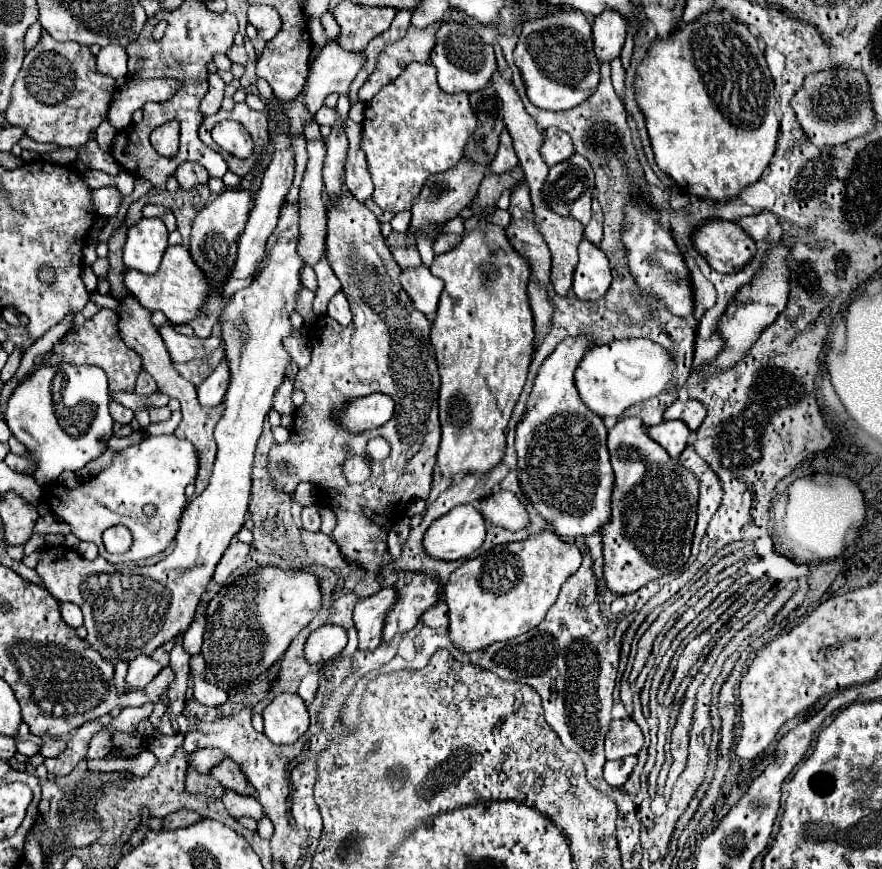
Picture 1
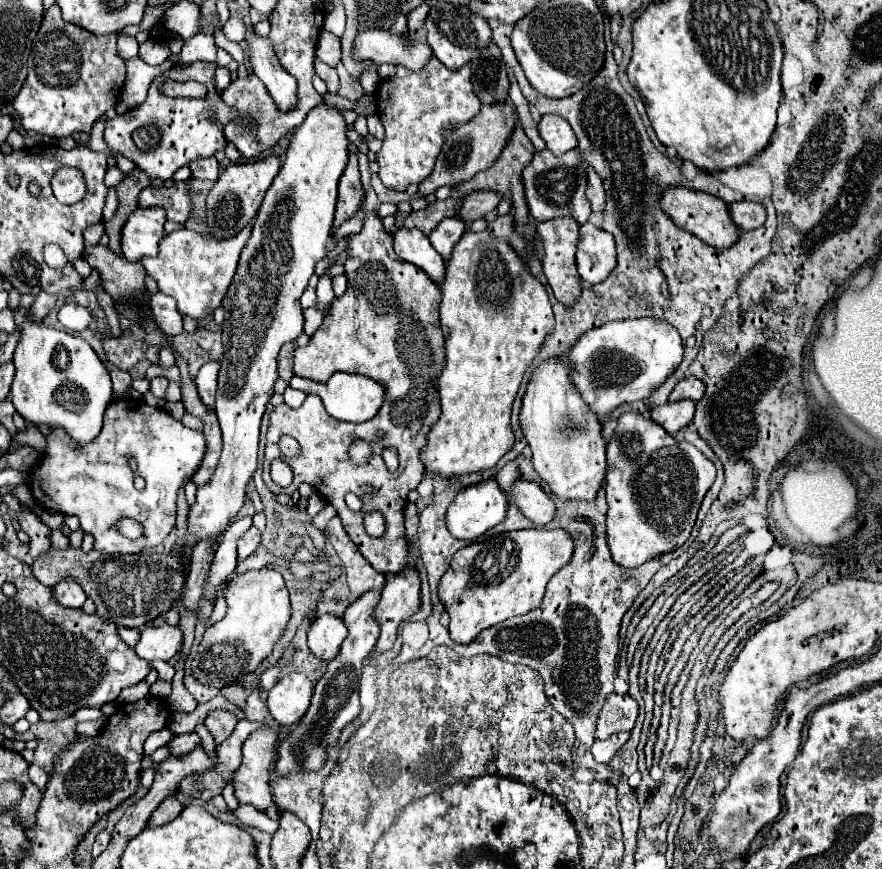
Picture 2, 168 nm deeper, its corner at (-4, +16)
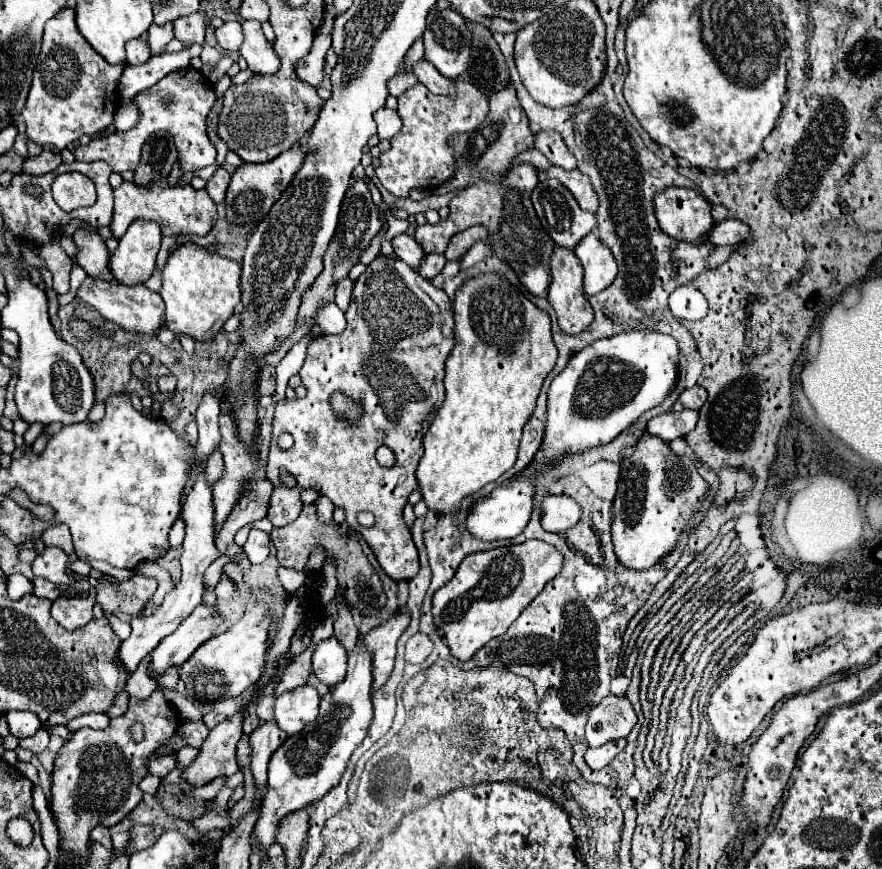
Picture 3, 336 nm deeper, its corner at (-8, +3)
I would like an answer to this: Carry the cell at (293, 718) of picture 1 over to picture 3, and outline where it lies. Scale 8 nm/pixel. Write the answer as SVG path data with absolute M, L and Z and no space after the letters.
M309 685L295 687L275 699L275 723L287 735L295 735L319 715L317 689Z

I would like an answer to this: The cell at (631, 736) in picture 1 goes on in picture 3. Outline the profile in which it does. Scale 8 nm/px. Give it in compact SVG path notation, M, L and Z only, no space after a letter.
M607 695L591 713L585 729L589 747L601 747L615 739L625 739L637 723L633 705L625 697Z

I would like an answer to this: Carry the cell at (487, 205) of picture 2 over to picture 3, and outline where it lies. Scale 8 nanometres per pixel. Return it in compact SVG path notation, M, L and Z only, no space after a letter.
M475 225L475 227L471 227L471 229L465 229L465 231L457 233L455 237L451 237L451 241L449 241L449 245L447 245L447 251L445 251L445 257L447 257L449 261L455 261L455 259L463 257L463 253L467 253L469 247L471 247L475 241L479 241L479 239L483 239L483 237L487 237L487 235L489 235L489 229L487 229L485 225Z

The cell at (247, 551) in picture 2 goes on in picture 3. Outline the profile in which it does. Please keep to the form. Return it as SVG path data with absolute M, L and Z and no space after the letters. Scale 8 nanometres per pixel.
M251 529L251 533L249 533L249 539L247 539L247 543L243 545L243 551L245 551L245 555L249 557L249 561L253 563L253 565L259 565L259 563L263 563L265 559L267 559L267 555L269 555L269 533L265 533L265 531L259 531L259 529Z

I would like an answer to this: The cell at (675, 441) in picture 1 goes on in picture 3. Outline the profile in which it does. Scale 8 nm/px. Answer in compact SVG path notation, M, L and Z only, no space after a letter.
M679 411L679 413L663 413L653 417L647 423L647 433L661 437L665 443L689 435L697 425L697 411Z

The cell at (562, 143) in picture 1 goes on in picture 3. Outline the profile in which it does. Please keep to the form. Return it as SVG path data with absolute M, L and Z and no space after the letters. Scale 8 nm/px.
M541 131L535 137L535 149L539 149L553 165L571 171L577 167L575 157L569 153L563 137L557 131Z

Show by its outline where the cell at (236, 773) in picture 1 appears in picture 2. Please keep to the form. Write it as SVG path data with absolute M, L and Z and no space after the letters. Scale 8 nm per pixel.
M211 710L205 718L205 726L213 734L215 744L221 744L223 740L227 740L231 736L235 724L237 724L237 718L227 710Z

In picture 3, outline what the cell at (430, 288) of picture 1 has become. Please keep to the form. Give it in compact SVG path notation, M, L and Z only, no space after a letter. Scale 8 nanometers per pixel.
M397 235L393 239L393 249L395 249L395 255L401 261L405 261L411 269L419 269L423 259L425 259L425 255L427 255L423 251L423 247L409 235Z

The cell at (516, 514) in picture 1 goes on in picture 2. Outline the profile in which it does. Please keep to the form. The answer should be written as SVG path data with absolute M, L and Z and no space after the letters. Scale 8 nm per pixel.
M519 480L513 488L513 494L515 494L515 504L537 526L545 526L547 522L553 520L555 496L551 492L545 492L537 482Z

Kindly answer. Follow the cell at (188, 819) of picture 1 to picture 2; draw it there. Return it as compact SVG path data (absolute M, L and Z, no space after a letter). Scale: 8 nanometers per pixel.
M167 796L167 798L159 804L159 808L155 808L155 812L151 814L147 826L149 826L149 828L151 828L151 826L163 826L163 824L175 820L175 816L179 816L181 810L183 810L183 804L181 804L175 796Z

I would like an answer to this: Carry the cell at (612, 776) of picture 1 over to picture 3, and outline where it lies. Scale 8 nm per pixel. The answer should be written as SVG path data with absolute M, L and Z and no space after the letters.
M623 739L623 741L609 741L607 745L597 747L597 749L591 749L591 747L589 747L587 753L585 753L585 761L587 761L587 765L589 765L591 769L599 771L599 769L607 767L607 765L625 749L625 745L627 745L627 741Z

